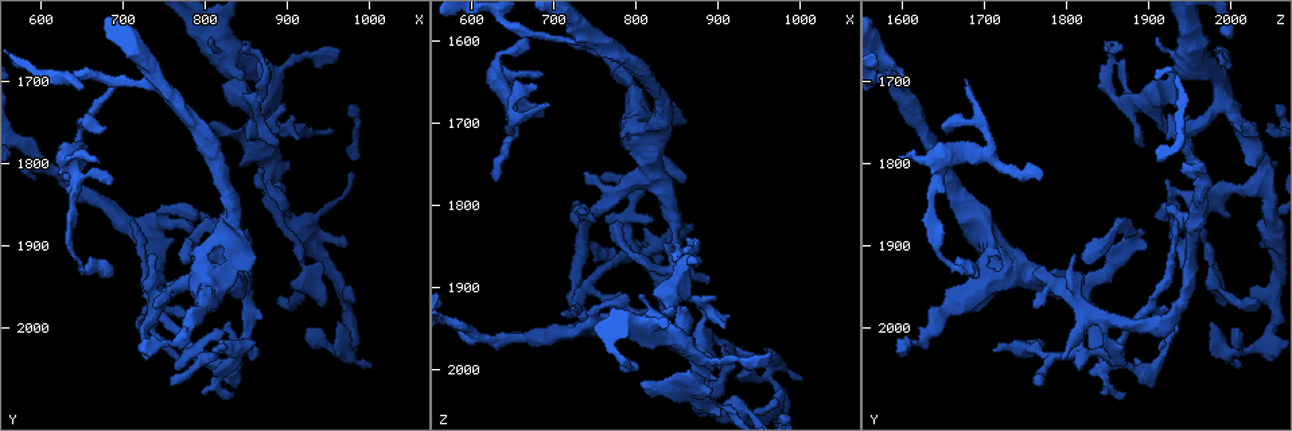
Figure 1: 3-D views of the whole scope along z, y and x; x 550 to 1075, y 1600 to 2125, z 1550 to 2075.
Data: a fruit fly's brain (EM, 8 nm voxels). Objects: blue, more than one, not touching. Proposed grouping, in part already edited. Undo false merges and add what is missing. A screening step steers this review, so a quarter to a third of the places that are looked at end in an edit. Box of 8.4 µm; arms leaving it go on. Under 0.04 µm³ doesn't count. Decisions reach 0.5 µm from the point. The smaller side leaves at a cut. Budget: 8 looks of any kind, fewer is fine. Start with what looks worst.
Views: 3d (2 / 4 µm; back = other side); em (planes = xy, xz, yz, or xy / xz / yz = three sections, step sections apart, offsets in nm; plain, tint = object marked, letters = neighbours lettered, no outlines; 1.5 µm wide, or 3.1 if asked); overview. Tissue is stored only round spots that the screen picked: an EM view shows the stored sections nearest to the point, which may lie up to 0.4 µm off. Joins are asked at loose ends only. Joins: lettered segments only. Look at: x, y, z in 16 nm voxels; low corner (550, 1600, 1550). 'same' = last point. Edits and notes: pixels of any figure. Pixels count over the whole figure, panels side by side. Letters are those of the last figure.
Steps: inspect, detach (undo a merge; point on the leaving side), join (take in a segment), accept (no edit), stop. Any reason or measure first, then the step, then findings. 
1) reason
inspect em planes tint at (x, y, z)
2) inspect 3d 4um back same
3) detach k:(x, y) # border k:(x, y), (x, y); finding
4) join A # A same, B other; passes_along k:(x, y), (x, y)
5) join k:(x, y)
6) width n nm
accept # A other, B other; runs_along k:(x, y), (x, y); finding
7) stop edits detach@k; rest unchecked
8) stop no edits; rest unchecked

free end
inspect 3d 4um at (630, 1820, 1770)

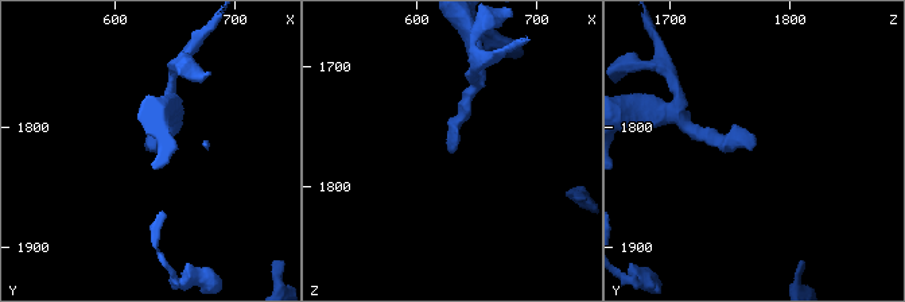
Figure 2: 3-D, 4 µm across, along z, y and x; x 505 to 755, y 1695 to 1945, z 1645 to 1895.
now the EM
inspect em planes letters at (628, 1820, 1770)

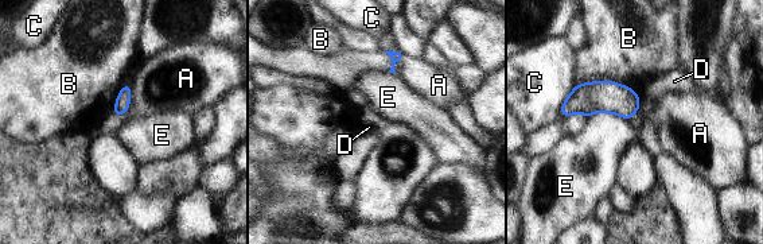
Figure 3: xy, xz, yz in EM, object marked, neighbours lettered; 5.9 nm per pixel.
accept # A other, B other, C other, D other, E other; no lettered segment goes on from it

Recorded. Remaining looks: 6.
free end
inspect em xz step 4 letters at (685, 1825, 1640)

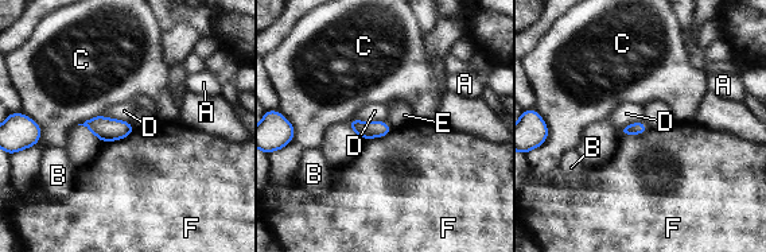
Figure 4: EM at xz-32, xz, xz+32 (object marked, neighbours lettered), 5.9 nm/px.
cut it another way
inspect em planes letters same

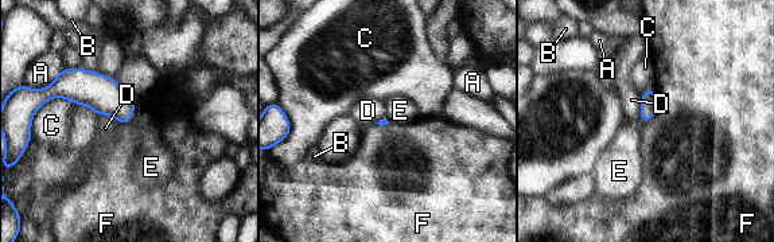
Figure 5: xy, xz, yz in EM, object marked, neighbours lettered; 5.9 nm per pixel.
longest_contact C 260 nm
accept # A other, B other, C other, D other, E other, F other; border 5:(657, 97), (657, 109), (644, 125); no lettered segment goes on from it

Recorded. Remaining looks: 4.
an open end
inspect 3d 2um at (740, 1910, 1815)

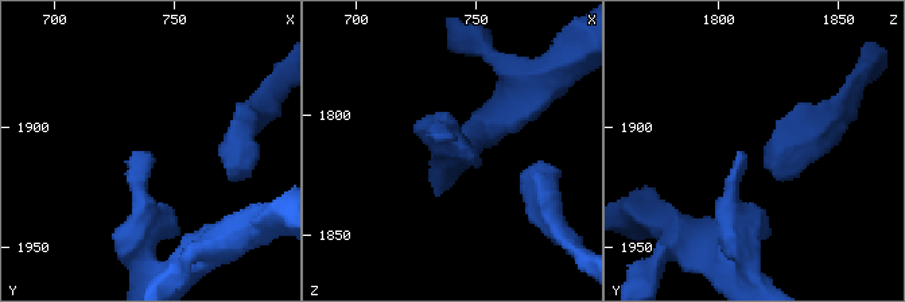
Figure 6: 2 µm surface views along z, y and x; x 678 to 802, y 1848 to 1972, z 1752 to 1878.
inspect em planes tint at (741, 1910, 1809)

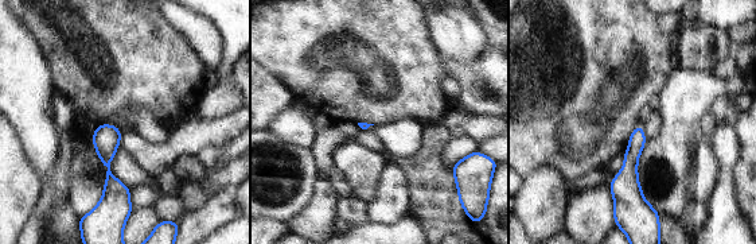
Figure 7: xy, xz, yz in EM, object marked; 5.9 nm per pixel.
see the neighbours
inspect em planes letters same

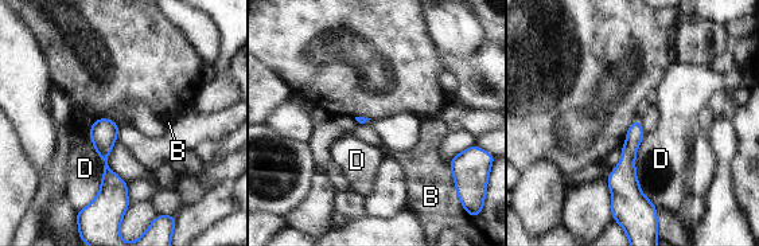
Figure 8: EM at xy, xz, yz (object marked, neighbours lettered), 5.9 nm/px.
accept # B other, D other; border 8:(88, 131), (104, 175), (86, 206); none of them fits

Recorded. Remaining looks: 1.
stop no edits; rest unchecked

